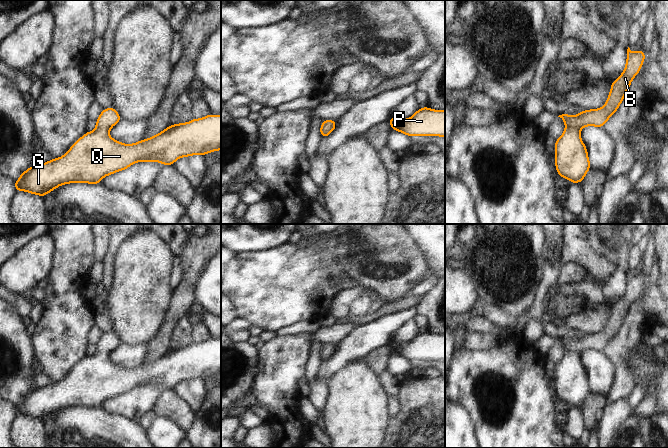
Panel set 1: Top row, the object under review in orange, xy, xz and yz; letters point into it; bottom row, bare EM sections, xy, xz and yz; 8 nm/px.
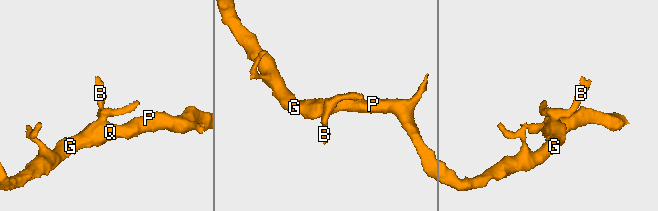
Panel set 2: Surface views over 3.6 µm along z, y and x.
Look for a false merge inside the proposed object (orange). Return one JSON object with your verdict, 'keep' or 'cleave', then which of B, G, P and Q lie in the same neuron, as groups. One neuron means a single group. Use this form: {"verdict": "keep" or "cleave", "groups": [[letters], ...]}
{"verdict": "keep", "groups": [["B", "G", "P", "Q"]]}

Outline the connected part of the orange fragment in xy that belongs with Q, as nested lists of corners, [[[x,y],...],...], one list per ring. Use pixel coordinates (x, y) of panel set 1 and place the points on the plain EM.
[[[113,331],[103,333],[96,345],[95,354],[84,357],[63,381],[28,392],[14,406],[16,414],[44,421],[67,407],[99,408],[105,400],[127,393],[139,385],[173,389],[181,381],[206,379],[221,374],[221,339],[209,338],[201,343],[192,343],[189,347],[170,349],[159,358],[131,369],[120,367],[109,359],[108,355],[120,344],[120,339]]]

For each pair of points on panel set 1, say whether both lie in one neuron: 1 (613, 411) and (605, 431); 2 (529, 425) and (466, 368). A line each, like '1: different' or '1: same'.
1: same
2: same

